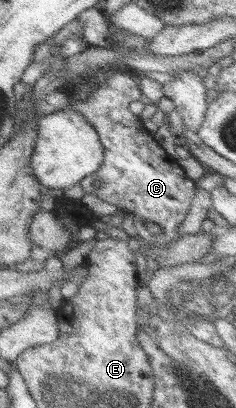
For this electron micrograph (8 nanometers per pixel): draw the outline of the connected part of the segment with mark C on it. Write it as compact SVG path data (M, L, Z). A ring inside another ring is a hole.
M127 71L116 72L108 75L108 79L102 83L84 100L71 102L68 106L80 113L85 118L84 122L94 128L103 151L100 166L88 178L79 180L78 184L82 186L84 193L93 194L115 206L118 211L130 214L136 236L144 244L162 247L166 242L173 242L181 237L176 230L184 220L194 196L194 181L179 168L176 160L171 159L158 146L152 134L142 127L140 118L128 110L130 102L142 100L137 76ZM94 182L100 182L101 186L96 187ZM143 222L158 224L161 228L160 235L152 235Z

